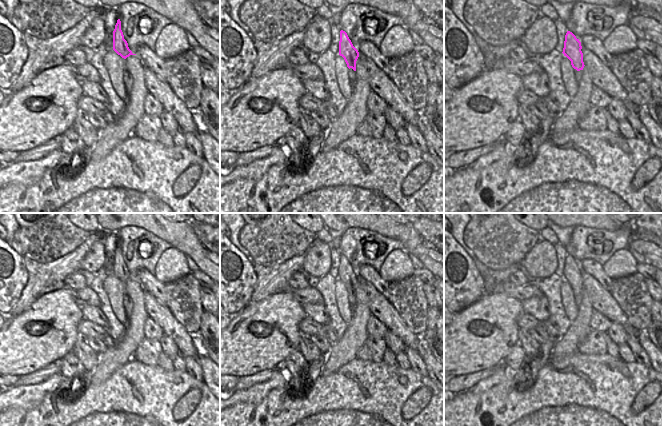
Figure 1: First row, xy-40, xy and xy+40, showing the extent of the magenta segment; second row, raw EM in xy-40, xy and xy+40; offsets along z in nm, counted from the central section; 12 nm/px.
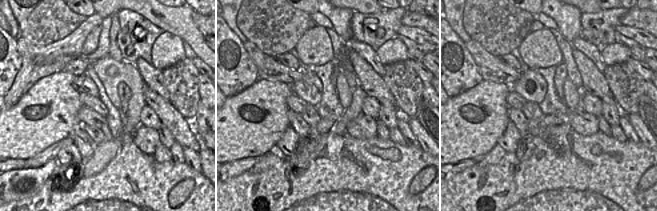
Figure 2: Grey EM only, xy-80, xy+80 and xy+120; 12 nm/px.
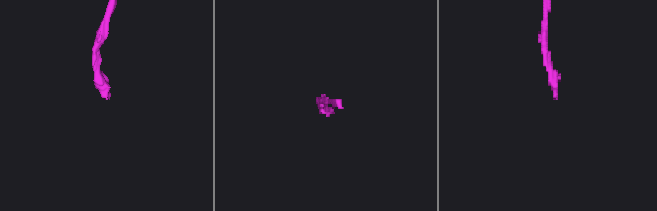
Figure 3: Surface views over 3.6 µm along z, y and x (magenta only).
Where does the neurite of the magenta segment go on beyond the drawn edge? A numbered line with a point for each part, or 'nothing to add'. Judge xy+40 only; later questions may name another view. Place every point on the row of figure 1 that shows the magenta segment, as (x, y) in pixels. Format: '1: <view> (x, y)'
1: xy+40 (578, 74)

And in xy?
1: xy (352, 74)

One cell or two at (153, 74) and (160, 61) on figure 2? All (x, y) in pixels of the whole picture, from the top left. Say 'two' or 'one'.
two

